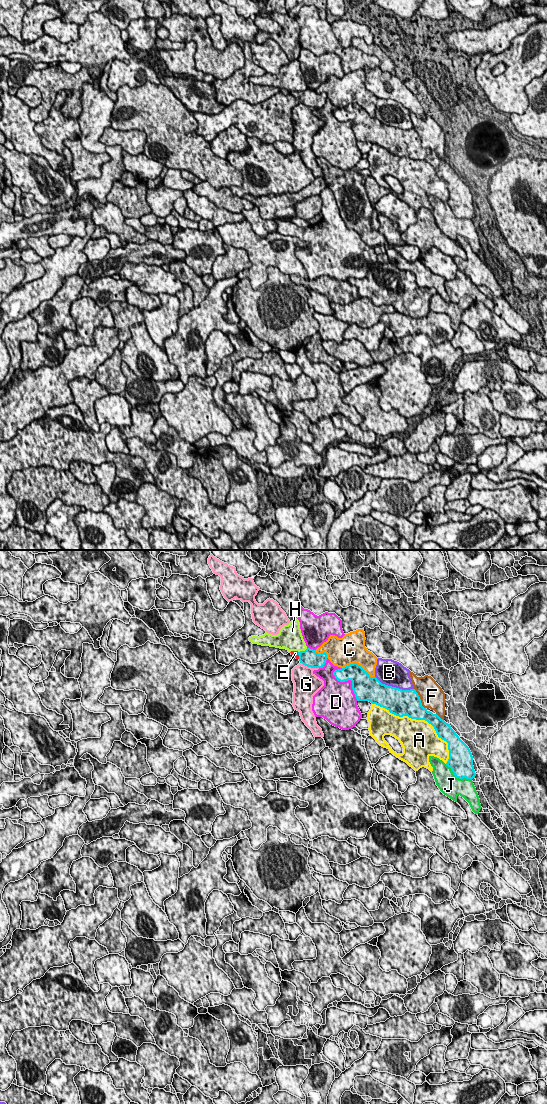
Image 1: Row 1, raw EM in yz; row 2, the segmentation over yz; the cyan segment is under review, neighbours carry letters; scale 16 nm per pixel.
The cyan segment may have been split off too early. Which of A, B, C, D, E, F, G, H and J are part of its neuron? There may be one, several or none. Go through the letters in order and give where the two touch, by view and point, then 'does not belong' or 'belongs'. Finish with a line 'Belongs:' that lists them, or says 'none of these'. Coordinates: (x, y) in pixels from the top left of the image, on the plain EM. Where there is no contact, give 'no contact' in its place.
A: meets cyan in yz at (421, 159); does not belong
B: meets cyan in yz at (394, 127); does not belong
C: meets cyan in yz at (357, 104); does not belong
D: meets cyan in yz at (349, 119); does not belong
E: meets cyan in yz at (298, 94); belongs
F: meets cyan in yz at (419, 138); does not belong
G: meets cyan in yz at (309, 106); does not belong
H: meets cyan in yz at (302, 91); does not belong
J: meets cyan in yz at (457, 217); does not belong
Belongs: E

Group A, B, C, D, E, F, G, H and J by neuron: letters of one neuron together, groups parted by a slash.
A / B / C / D / E / F / G / H / J

